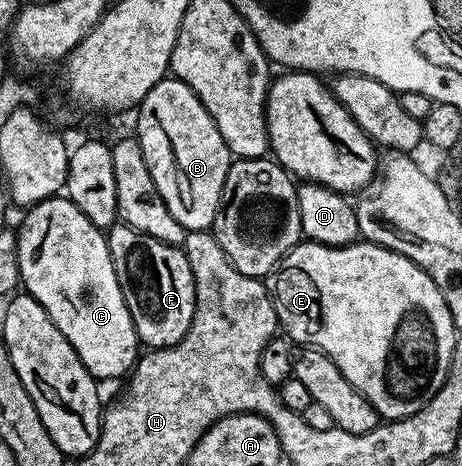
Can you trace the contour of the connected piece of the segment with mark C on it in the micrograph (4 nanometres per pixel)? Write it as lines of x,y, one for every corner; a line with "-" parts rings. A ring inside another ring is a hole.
67,196
42,200
25,214
28,215
18,226
16,235
20,286
31,298
38,300
42,308
46,308
46,316
50,316
58,332
70,340
74,352
78,352
82,364
86,364
93,378
123,379
136,365
142,353
142,343
136,335
130,308
126,308
126,300
114,272
105,231
94,225

